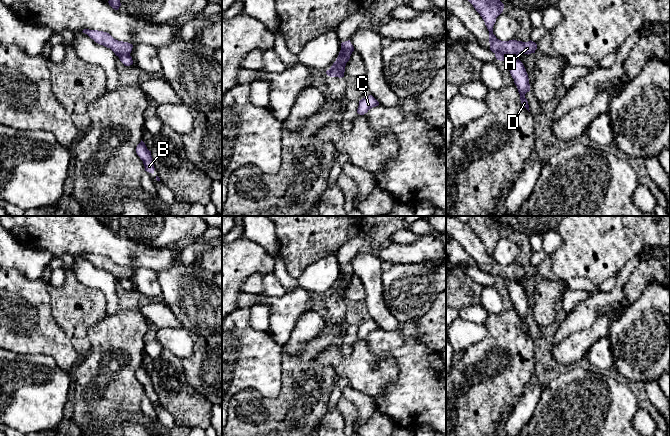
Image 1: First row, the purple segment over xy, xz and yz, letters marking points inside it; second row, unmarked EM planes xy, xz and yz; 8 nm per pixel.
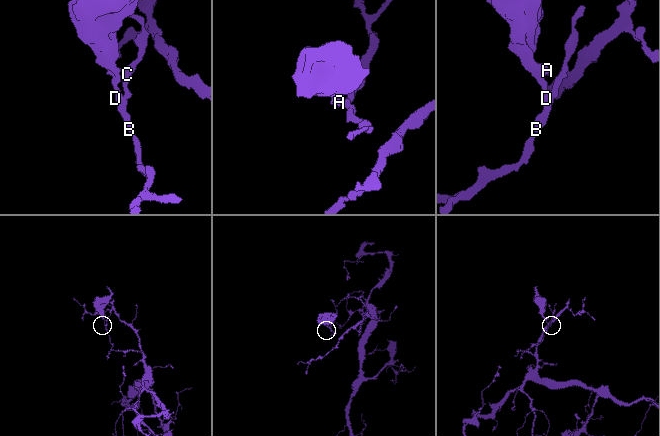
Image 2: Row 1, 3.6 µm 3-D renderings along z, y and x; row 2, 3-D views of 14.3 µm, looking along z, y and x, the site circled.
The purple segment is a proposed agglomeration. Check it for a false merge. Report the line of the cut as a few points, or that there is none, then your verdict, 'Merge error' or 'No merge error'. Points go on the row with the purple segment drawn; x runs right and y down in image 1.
Split along yz (495, 52), (516, 56). Merge error

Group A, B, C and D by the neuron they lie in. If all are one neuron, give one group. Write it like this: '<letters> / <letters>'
A / B C D

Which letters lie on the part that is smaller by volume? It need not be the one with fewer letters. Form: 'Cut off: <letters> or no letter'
Cut off: A

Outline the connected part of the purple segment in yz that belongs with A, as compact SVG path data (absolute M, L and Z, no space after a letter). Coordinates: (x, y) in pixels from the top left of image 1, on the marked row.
M468 0L480 14L489 31L490 50L508 56L535 53L537 44L533 41L522 42L517 40L501 41L493 34L496 18L503 12L504 4L500 0Z

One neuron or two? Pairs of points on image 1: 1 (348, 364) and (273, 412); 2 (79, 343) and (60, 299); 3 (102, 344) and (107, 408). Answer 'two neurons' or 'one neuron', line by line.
1: two neurons
2: one neuron
3: one neuron

